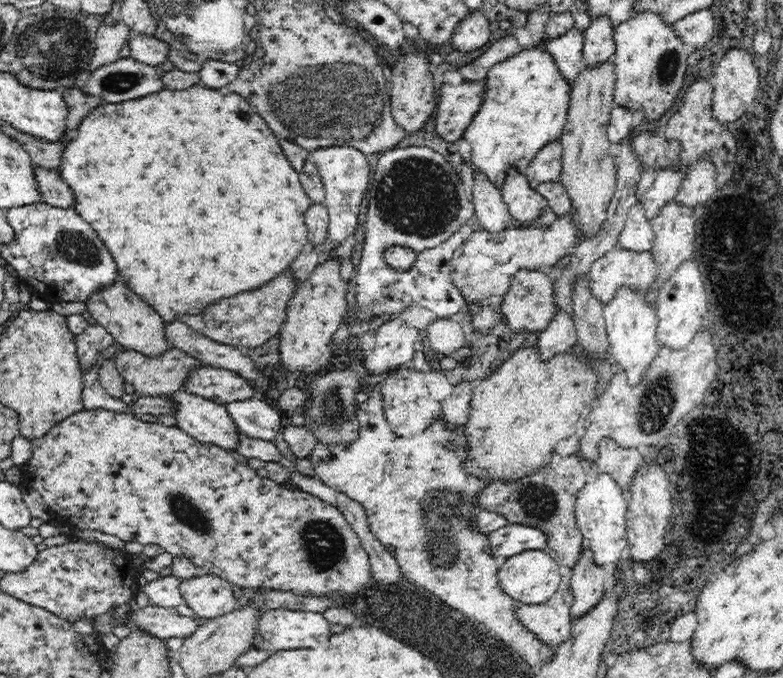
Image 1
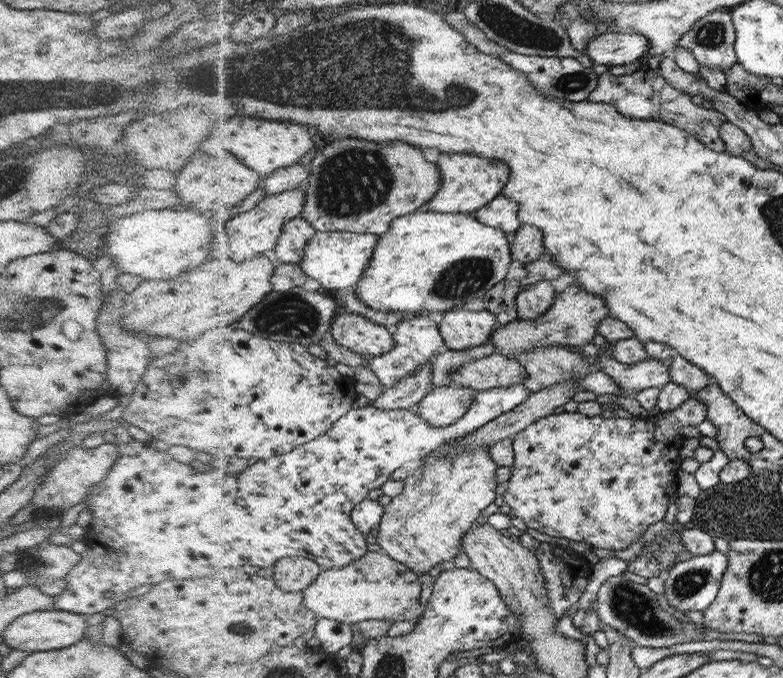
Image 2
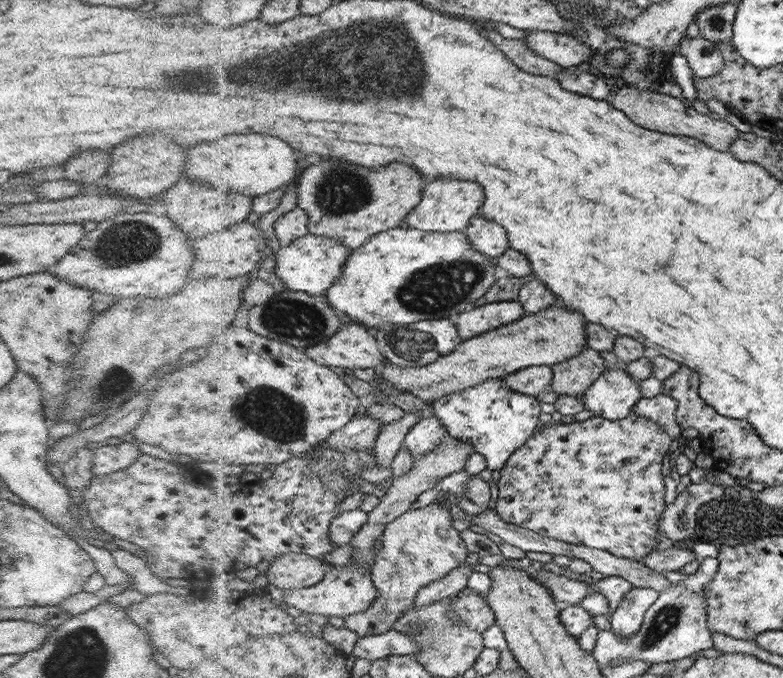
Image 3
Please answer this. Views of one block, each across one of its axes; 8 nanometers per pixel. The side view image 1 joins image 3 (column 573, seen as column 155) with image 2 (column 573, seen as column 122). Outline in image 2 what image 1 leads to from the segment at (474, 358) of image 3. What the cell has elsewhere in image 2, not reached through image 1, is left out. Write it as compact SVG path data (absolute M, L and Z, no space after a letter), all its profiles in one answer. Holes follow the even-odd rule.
M574 282L556 295L555 303L546 315L540 315L536 320L514 319L492 331L488 341L497 354L510 359L514 359L519 352L530 352L537 346L586 346L597 335L599 322L608 316L606 298L588 293Z

